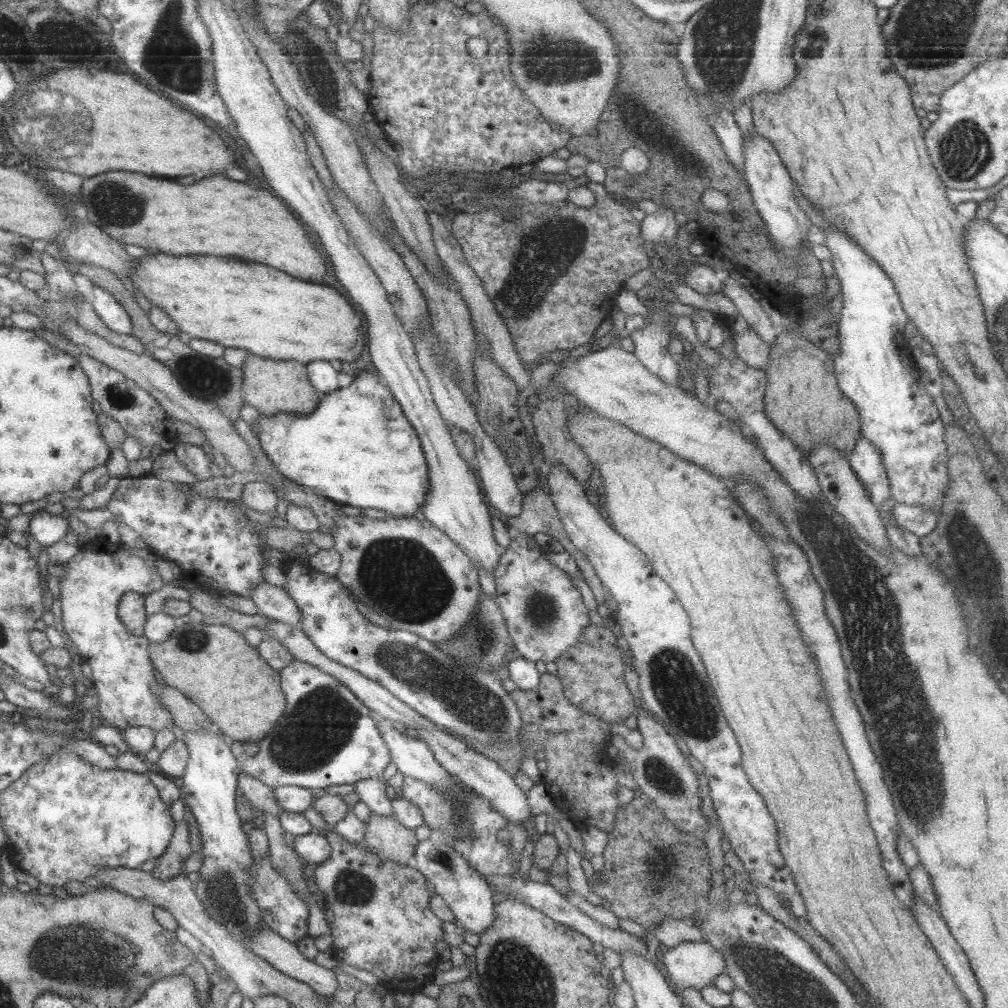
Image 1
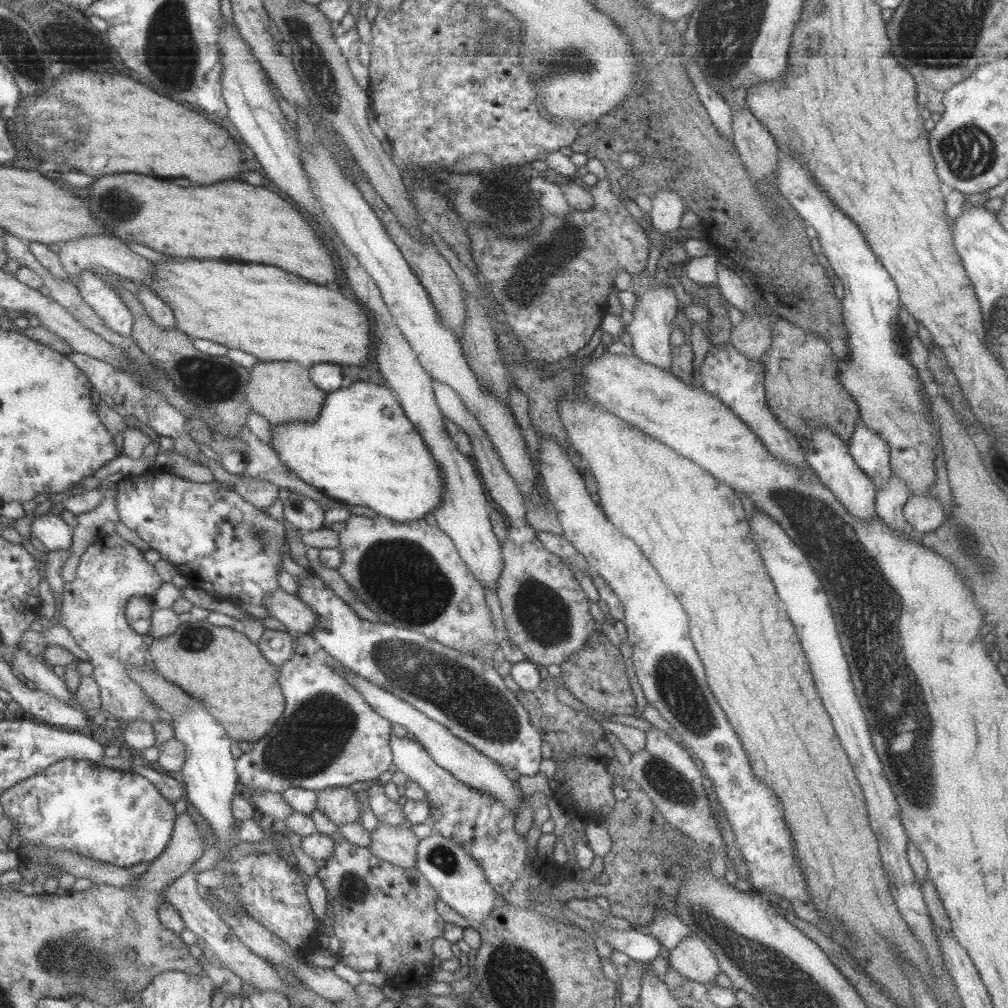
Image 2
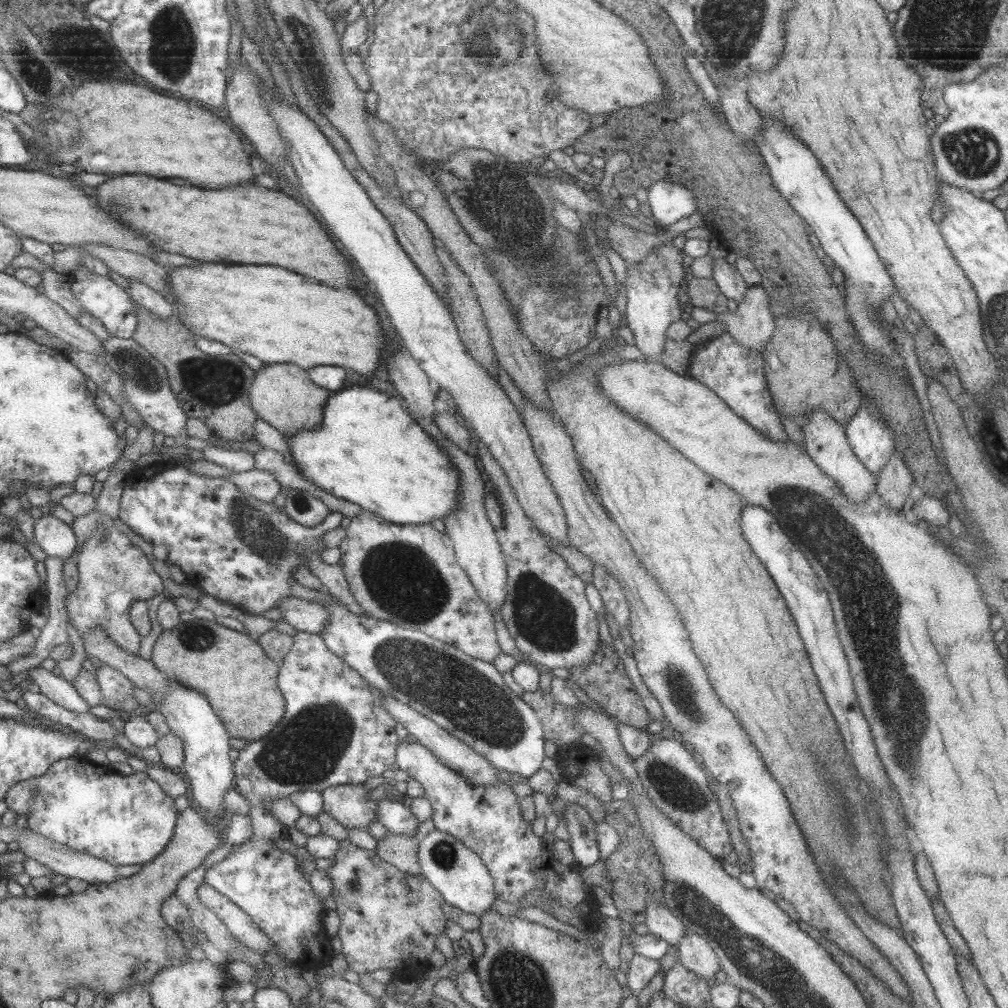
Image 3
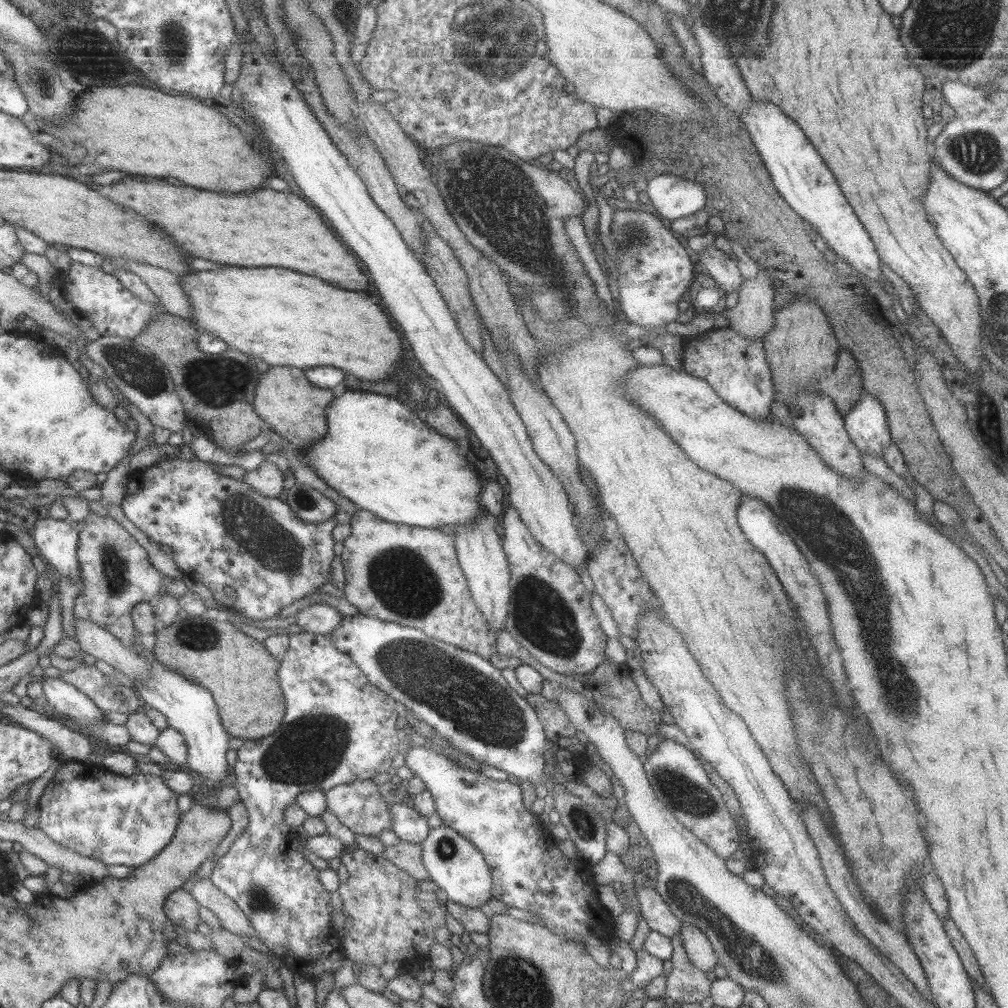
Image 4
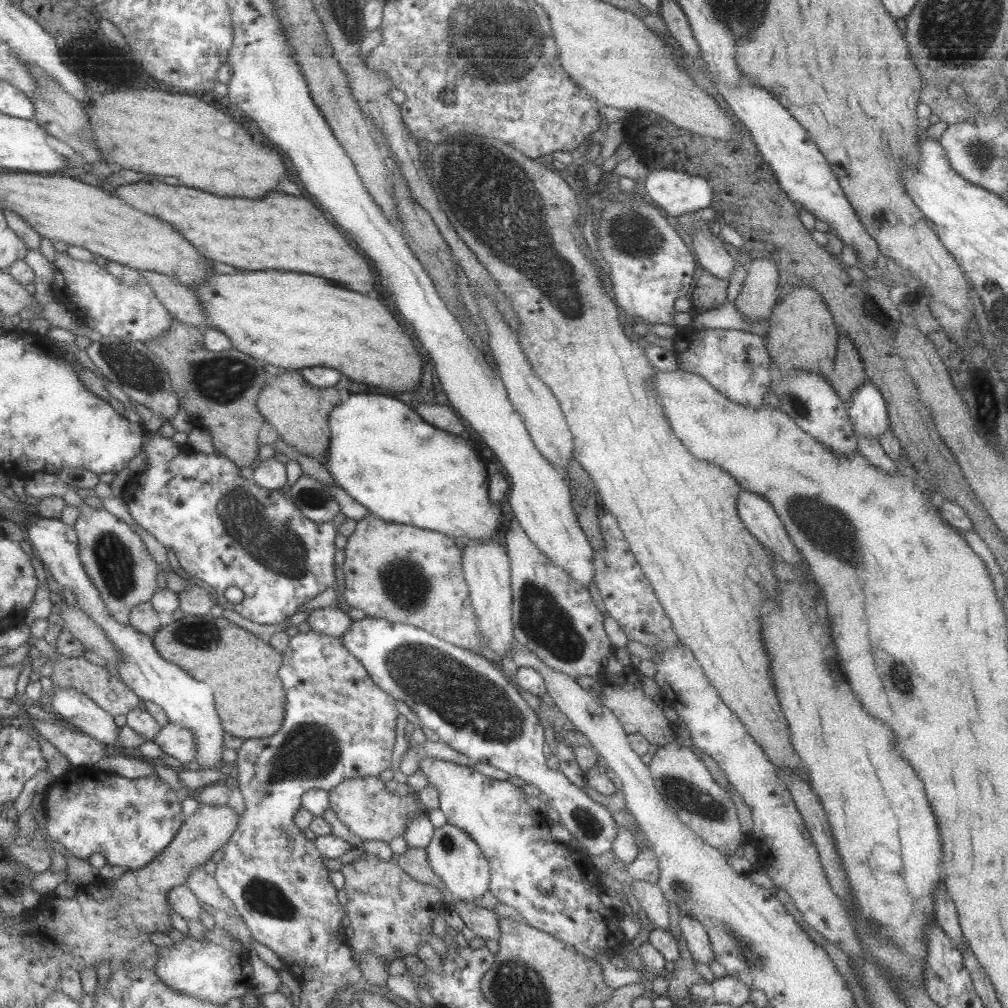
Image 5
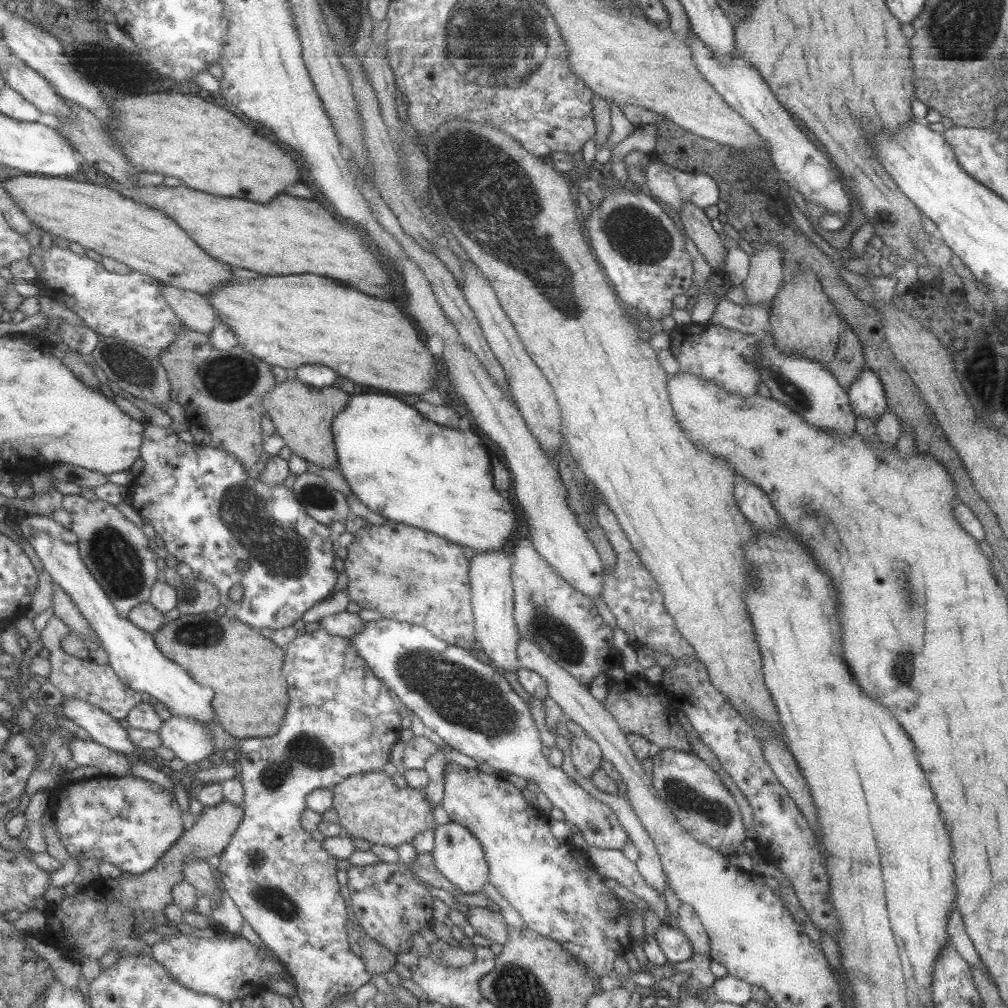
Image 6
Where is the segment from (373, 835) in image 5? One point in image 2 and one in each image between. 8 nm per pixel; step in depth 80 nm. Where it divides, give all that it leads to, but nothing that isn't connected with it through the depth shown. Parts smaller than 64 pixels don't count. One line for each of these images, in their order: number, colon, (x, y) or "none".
2: (338, 804)
3: (347, 804)
4: (357, 805)

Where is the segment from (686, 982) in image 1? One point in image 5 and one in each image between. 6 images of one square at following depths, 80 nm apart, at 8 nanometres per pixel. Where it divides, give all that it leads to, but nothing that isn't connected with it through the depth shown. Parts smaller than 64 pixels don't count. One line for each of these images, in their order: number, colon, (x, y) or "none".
2: (691, 959)
3: (695, 954)
4: (699, 952)
5: (695, 939)

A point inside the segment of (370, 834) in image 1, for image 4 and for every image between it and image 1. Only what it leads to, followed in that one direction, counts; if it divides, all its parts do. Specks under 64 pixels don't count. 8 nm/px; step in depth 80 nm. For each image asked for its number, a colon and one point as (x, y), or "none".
2: (398, 845)
3: (399, 850)
4: (405, 855)

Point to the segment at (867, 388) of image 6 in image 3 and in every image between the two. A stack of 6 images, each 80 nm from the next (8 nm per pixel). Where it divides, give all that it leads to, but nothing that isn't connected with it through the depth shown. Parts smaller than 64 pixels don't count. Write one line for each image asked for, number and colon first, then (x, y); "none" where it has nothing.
3: (872, 442)
4: (866, 425)
5: (866, 409)

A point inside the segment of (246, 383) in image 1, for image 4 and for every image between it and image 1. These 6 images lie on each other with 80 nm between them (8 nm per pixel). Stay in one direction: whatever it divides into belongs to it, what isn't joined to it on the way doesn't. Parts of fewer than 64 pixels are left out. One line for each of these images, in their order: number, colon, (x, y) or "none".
2: (281, 391)
3: (282, 394)
4: (284, 399)

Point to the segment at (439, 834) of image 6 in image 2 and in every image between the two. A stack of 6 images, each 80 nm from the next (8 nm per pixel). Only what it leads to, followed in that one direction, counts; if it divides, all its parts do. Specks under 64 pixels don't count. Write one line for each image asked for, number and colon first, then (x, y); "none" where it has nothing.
2: (460, 884)
3: (456, 872)
4: (454, 864)
5: (455, 858)

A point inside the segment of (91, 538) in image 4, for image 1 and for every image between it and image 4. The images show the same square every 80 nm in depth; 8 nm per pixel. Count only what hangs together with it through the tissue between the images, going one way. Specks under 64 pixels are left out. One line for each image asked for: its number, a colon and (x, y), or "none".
1: (94, 579)
2: (110, 571)
3: (113, 573)

